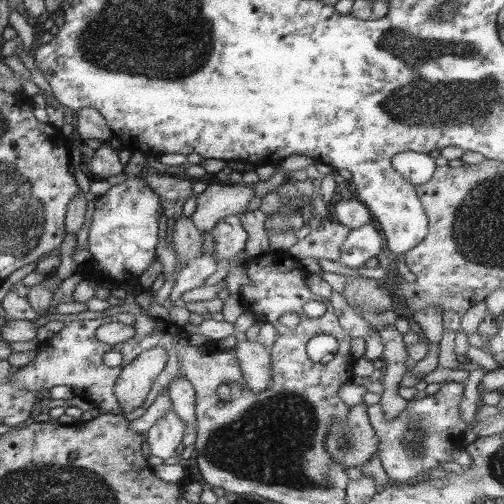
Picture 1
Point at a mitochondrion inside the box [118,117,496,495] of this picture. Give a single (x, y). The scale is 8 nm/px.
(417, 434)

